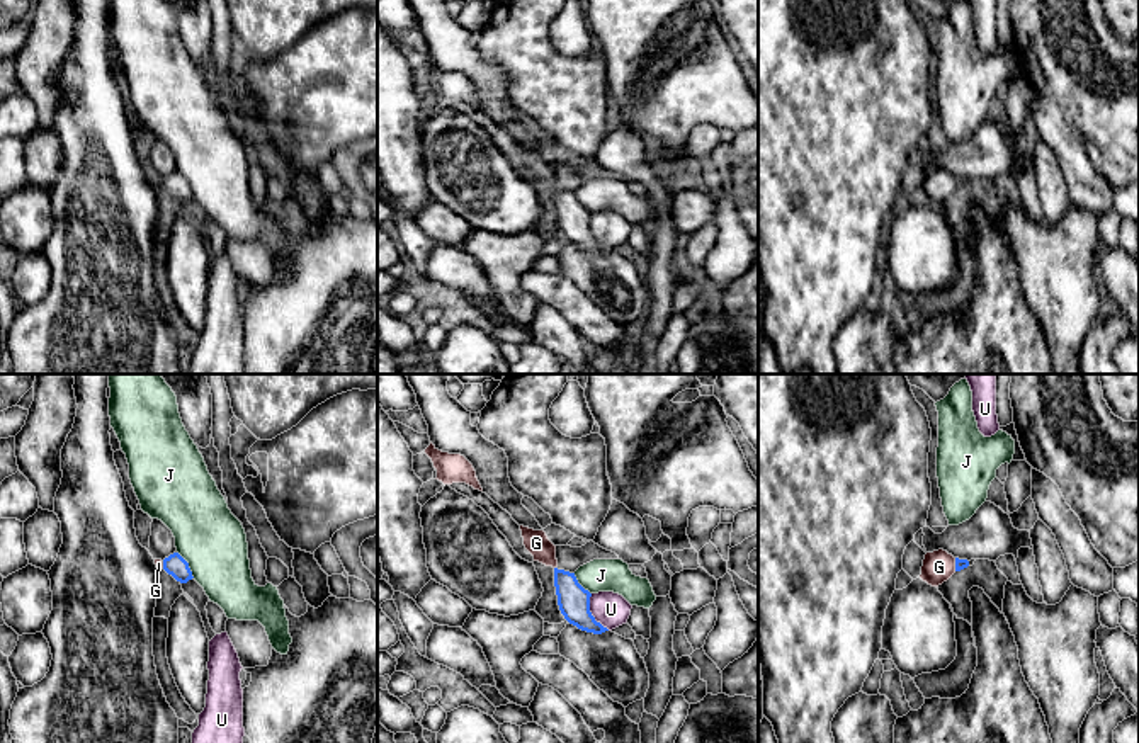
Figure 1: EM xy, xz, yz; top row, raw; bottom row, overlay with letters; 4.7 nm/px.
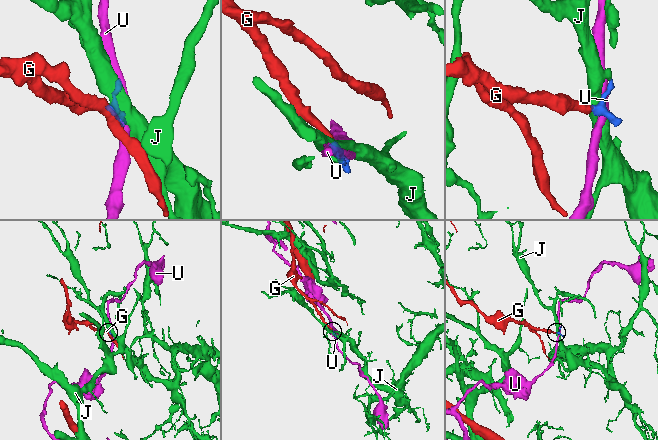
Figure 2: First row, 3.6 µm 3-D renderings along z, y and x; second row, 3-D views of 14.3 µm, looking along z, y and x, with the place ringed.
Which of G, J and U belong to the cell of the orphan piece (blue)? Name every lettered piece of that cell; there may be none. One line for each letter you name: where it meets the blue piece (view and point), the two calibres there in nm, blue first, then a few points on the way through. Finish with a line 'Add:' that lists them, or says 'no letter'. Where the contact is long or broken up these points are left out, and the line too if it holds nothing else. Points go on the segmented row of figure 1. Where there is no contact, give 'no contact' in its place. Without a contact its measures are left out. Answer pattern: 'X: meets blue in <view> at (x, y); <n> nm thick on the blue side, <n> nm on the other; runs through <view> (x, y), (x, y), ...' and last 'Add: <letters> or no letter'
G: meets blue in yz at (956, 565); 50 nm thick on the blue side, 150 nm on the other; runs through yz (959, 563), (956, 565), (939, 567)
Add: G

